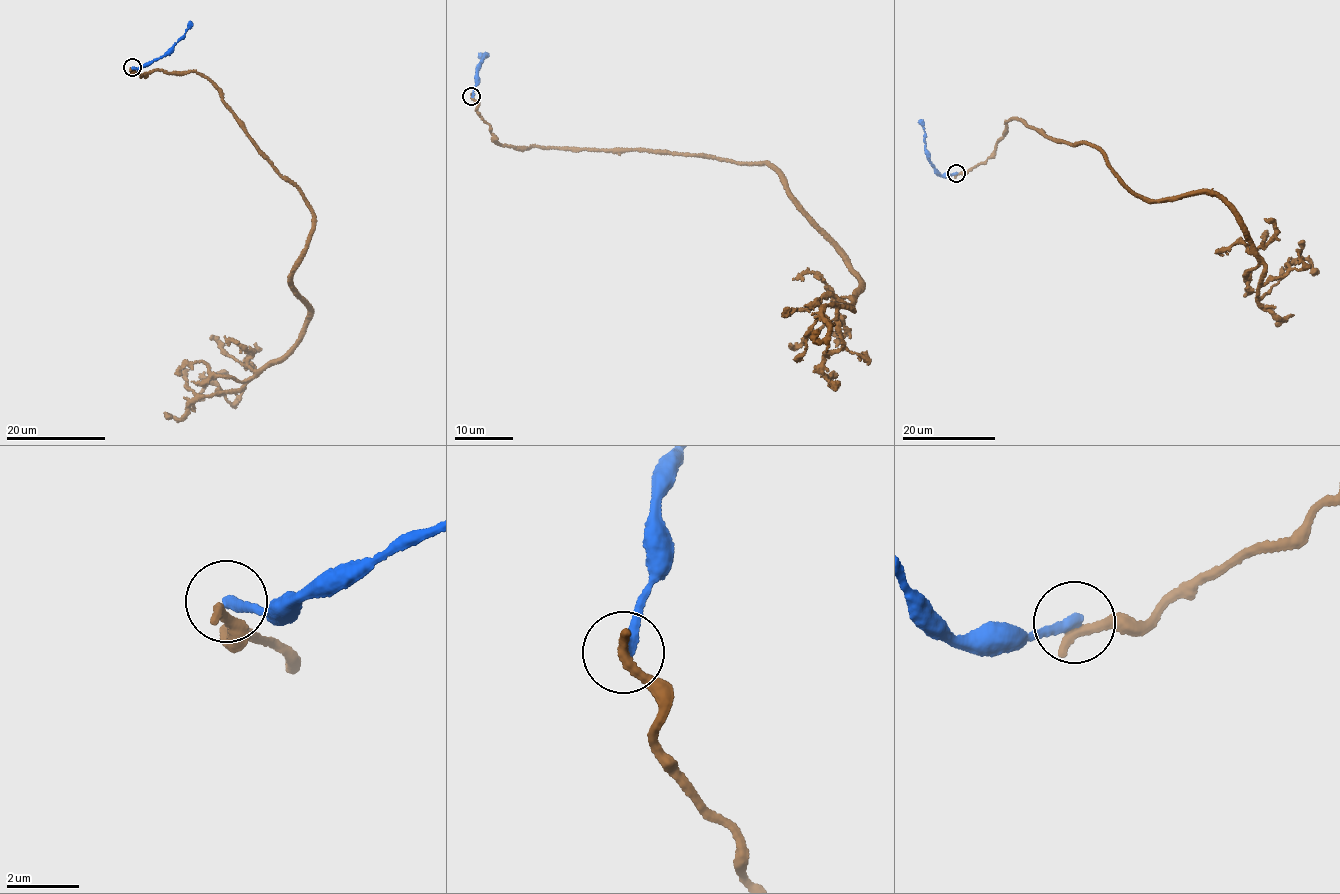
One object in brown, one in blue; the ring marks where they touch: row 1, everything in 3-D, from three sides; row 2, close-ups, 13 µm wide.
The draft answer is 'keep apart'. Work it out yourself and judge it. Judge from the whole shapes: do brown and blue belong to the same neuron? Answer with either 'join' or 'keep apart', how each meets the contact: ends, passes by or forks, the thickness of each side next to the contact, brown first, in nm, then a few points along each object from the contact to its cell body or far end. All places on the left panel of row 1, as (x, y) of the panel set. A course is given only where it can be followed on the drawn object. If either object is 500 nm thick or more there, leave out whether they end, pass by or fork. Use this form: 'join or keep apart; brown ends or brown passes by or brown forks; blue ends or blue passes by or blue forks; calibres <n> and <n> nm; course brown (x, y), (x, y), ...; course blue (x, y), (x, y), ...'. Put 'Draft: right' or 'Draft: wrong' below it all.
keep apart; brown ends; blue ends; calibres 340 and 320 nm; course brown (132, 68), (205, 76), (312, 214), (291, 278), (308, 310), (292, 348), (238, 390), (205, 380), (198, 400); course blue (132, 67), (137, 68), (158, 59), (185, 34), (191, 21)
Draft: right

